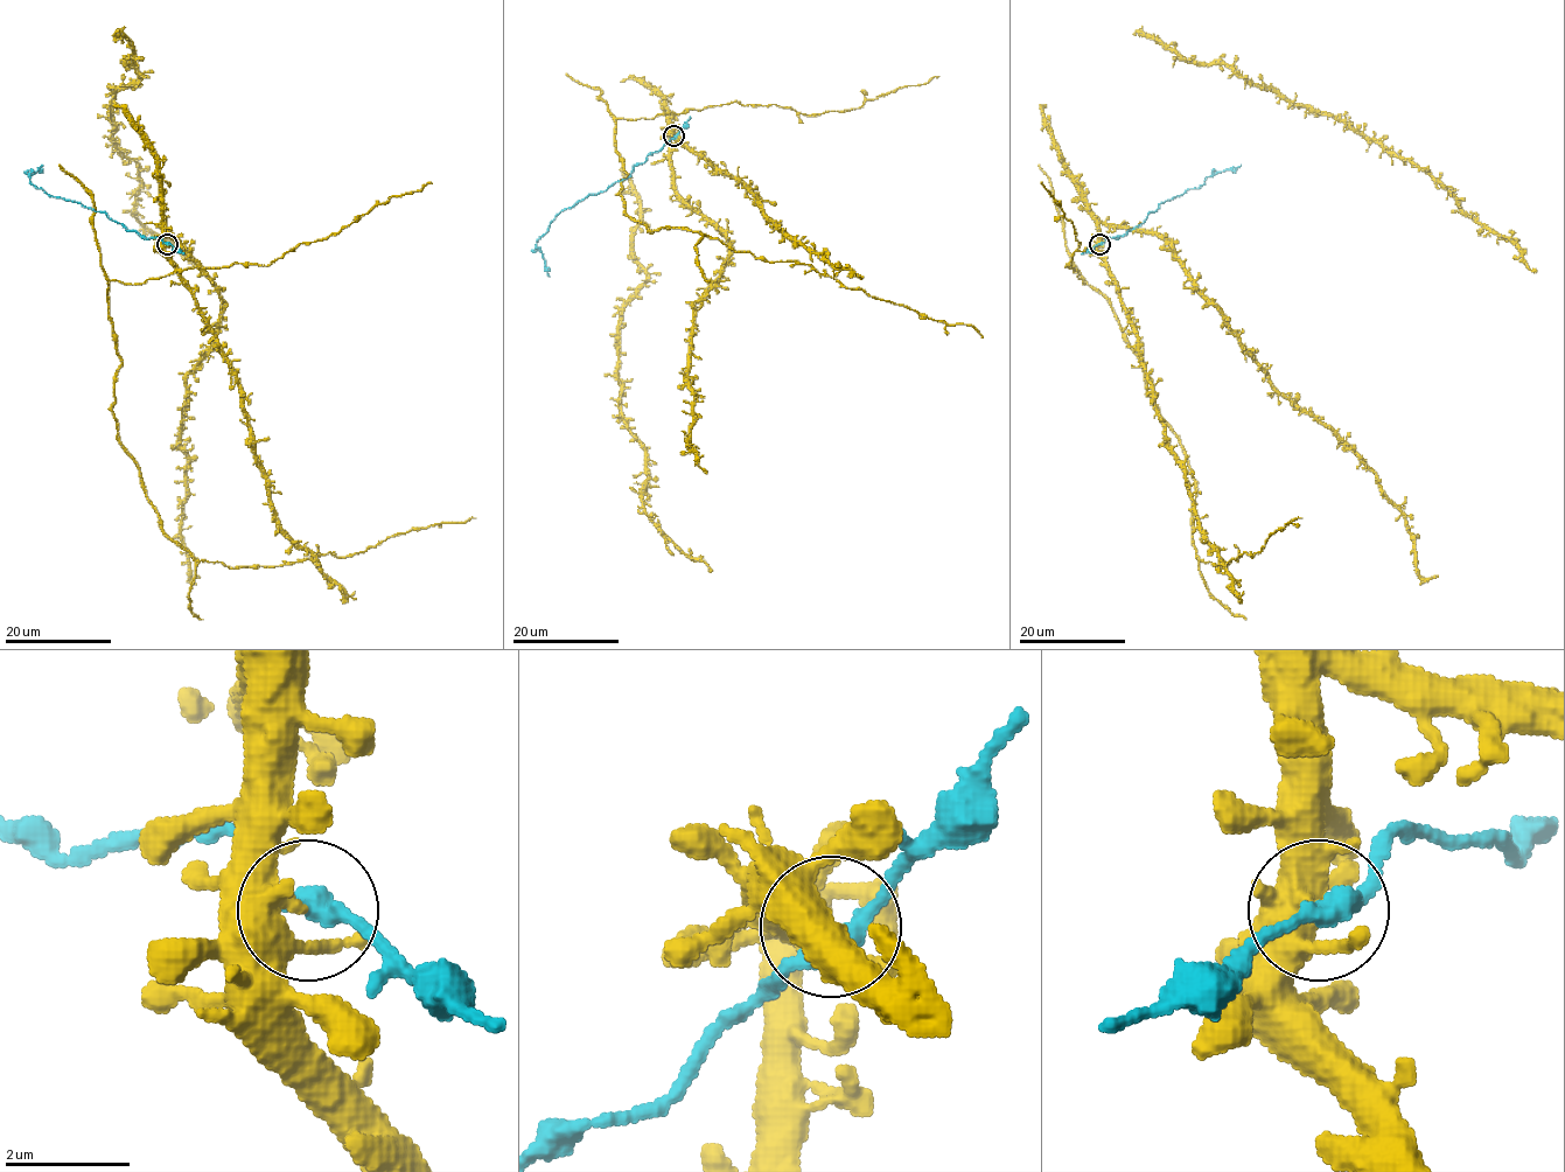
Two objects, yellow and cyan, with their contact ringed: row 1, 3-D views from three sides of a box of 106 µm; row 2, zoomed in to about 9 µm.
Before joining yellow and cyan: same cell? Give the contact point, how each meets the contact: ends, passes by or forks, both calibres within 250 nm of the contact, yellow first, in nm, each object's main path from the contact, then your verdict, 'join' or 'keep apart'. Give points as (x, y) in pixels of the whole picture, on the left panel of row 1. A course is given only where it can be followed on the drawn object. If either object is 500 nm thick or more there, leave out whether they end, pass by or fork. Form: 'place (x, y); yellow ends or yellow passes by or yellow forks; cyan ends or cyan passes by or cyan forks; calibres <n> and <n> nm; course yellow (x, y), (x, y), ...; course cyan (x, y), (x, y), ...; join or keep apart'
place (167, 244); yellow forks; cyan passes by; calibres 280 and 320 nm; course yellow (167, 243), (311, 560), (229, 569), (163, 531), (112, 412), (107, 281), (270, 266), (432, 183); course cyan (167, 243), (160, 237), (142, 238), (95, 210), (37, 188), (29, 176), (42, 165); keep apart

